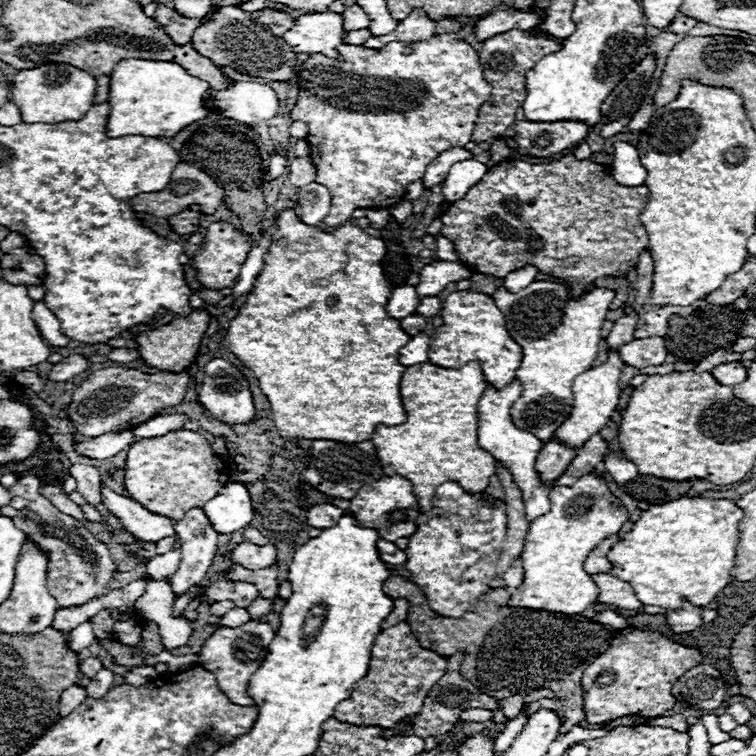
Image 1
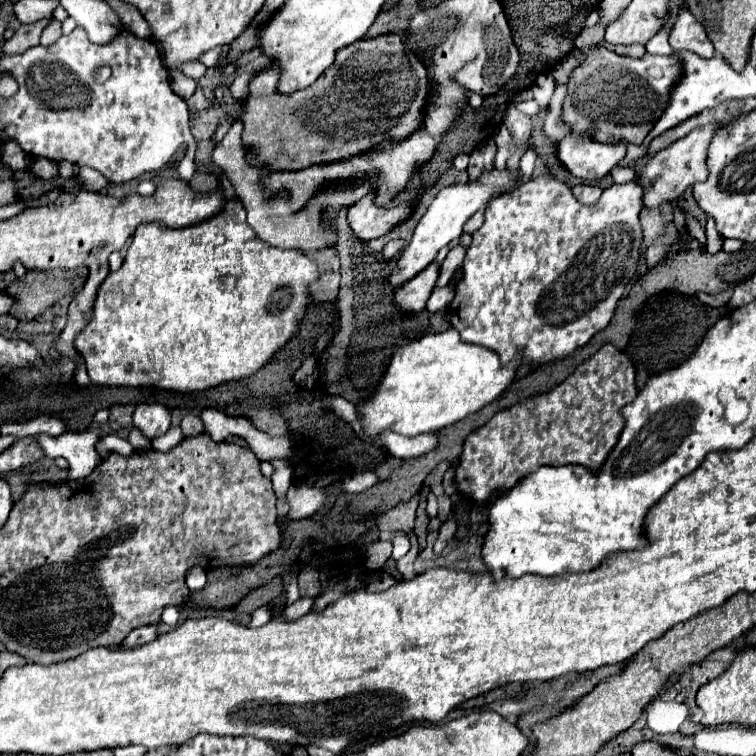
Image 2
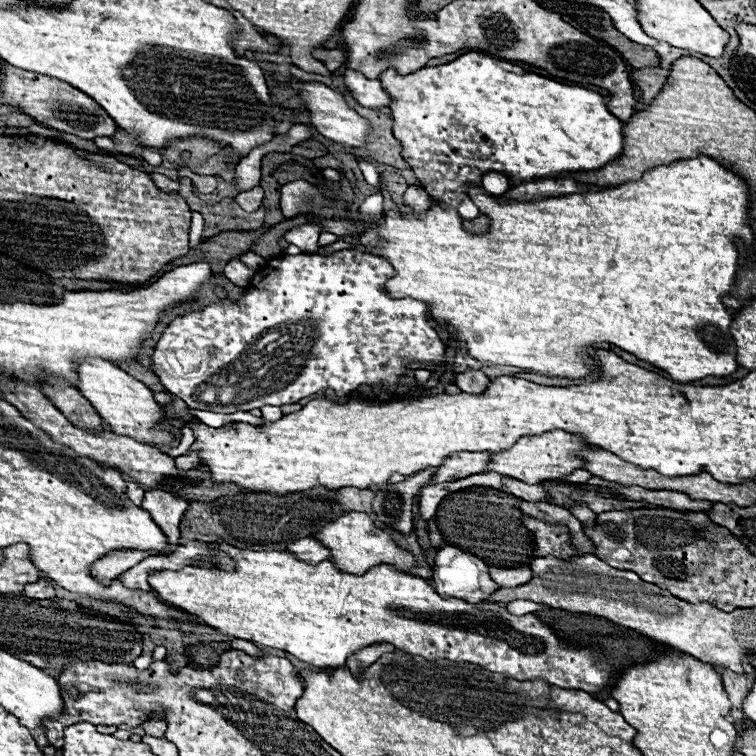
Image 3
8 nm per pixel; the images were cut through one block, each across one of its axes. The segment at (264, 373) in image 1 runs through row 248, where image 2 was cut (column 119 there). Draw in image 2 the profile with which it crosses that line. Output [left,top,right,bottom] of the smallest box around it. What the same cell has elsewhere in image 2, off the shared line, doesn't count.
[74,200,318,392]

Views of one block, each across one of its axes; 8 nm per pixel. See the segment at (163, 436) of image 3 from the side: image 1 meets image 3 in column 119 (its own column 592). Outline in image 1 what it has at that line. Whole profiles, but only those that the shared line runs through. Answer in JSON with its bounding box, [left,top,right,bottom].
[556,354,622,448]

